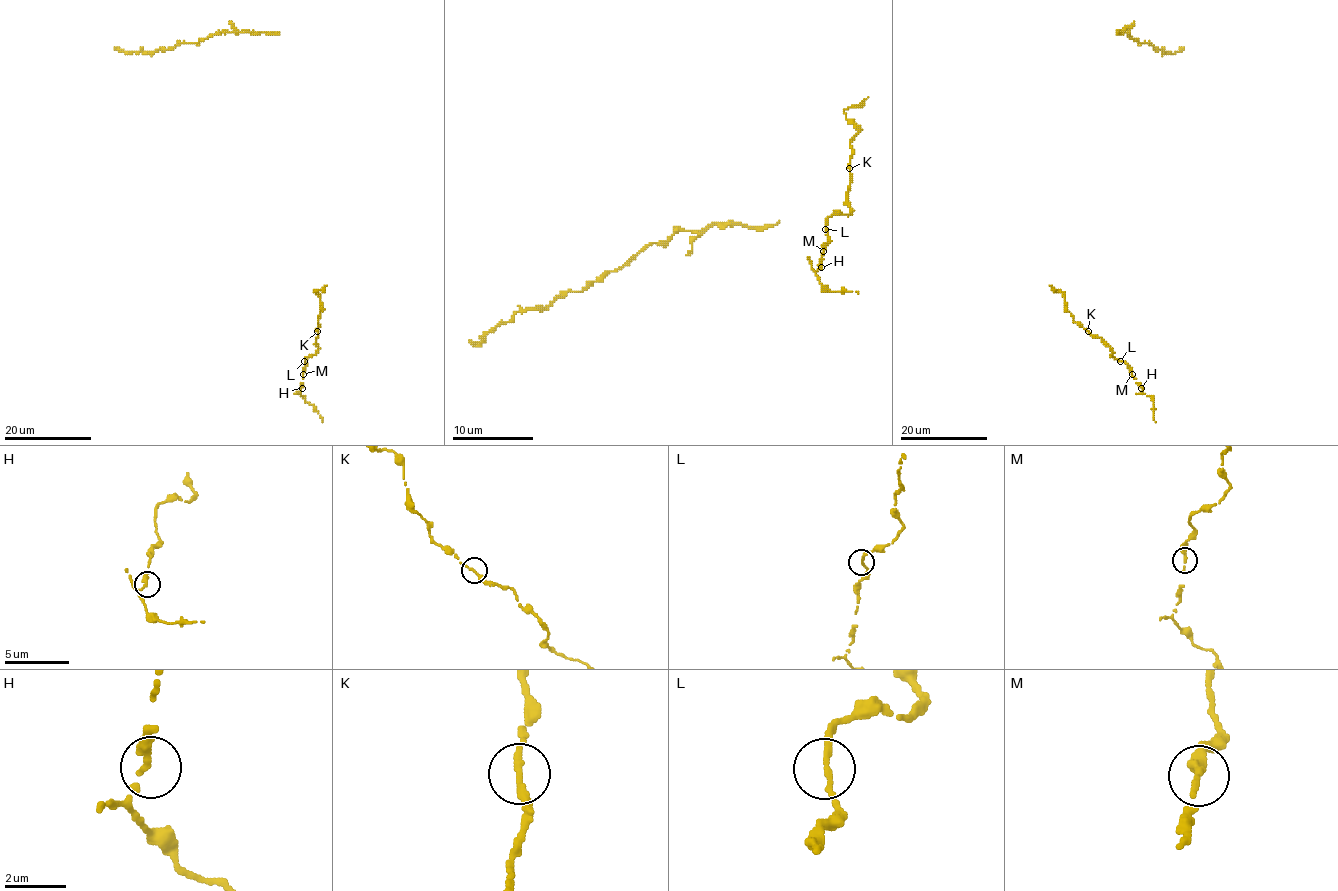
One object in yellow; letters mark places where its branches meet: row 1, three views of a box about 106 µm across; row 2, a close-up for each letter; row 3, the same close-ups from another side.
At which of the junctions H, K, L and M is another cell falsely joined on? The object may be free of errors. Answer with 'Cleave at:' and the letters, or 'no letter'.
Cleave at: no letter

